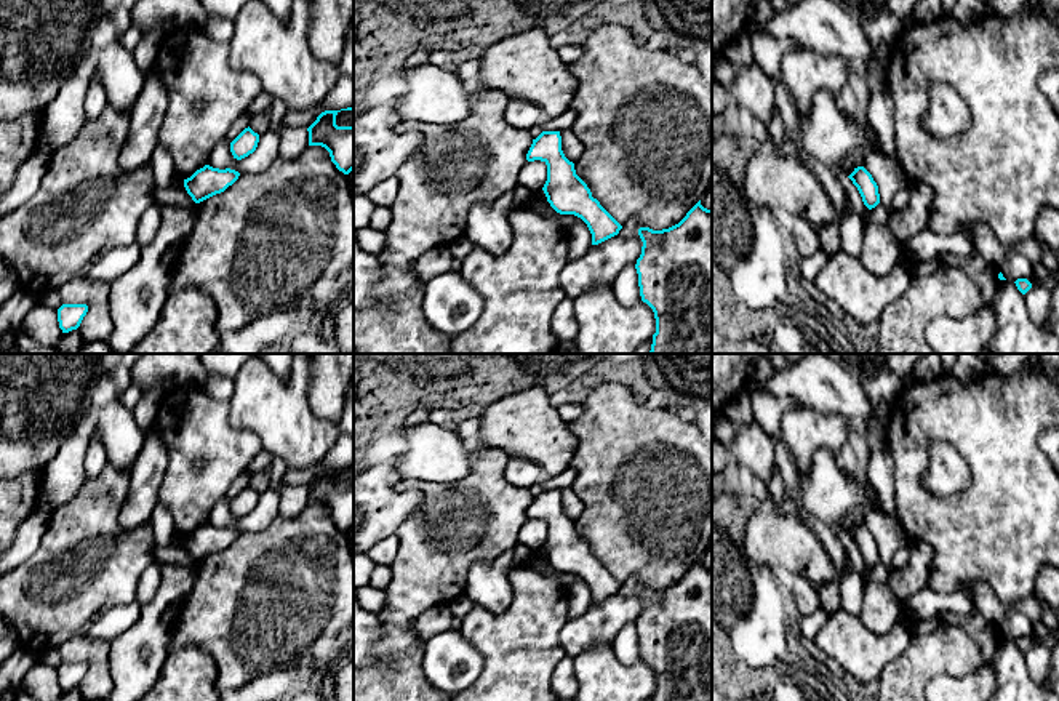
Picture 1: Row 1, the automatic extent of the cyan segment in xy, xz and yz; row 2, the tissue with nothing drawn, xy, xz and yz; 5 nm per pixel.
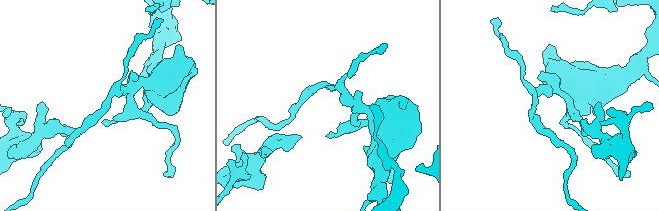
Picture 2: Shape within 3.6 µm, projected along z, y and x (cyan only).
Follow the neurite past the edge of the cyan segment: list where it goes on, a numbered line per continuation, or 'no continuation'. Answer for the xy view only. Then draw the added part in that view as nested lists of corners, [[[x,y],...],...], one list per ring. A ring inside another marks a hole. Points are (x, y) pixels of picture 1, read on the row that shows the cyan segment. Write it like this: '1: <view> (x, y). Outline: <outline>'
no continuation

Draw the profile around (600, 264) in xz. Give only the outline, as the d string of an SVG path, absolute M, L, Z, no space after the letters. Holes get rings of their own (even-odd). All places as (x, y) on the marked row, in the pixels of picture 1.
M619 234L598 243L577 259L566 262L560 272L560 283L571 301L595 285L613 286L616 275L629 264L637 264L643 242L638 234Z

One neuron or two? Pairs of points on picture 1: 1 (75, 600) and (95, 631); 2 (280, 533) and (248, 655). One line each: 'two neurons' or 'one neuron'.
1: two neurons
2: one neuron

